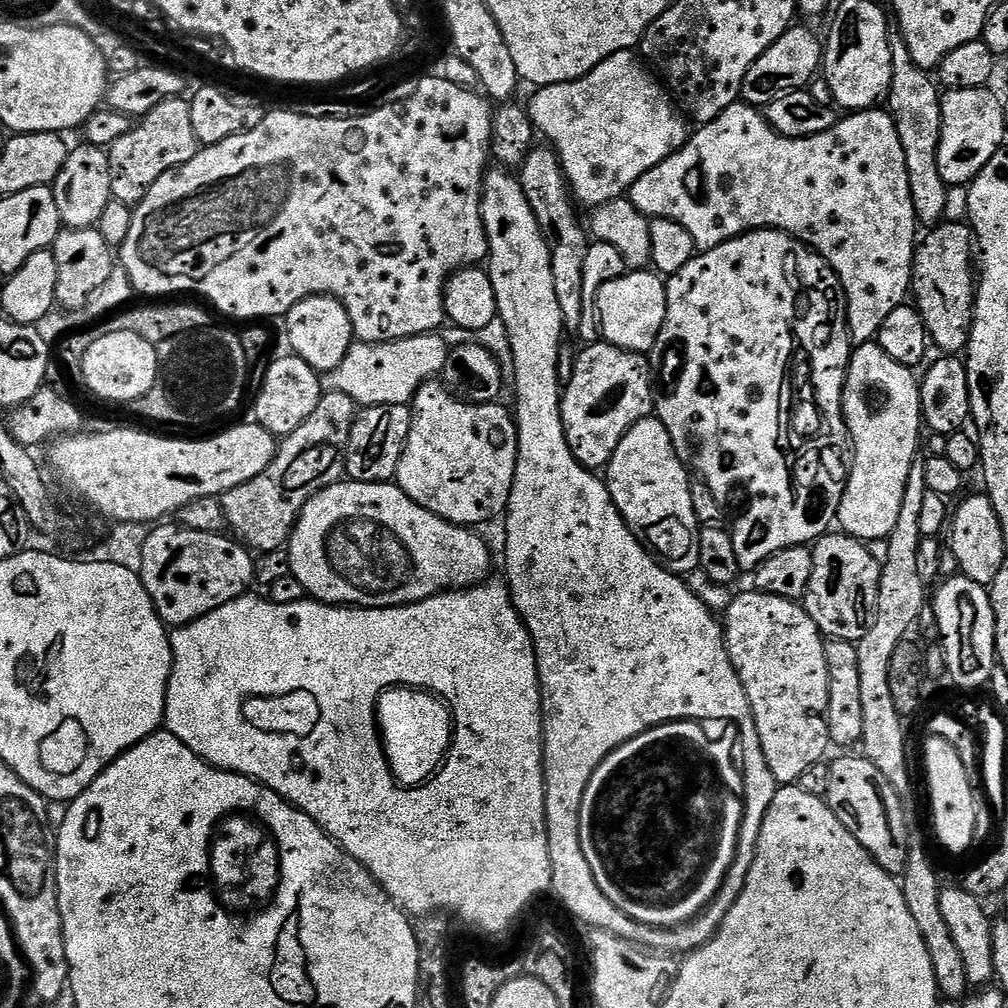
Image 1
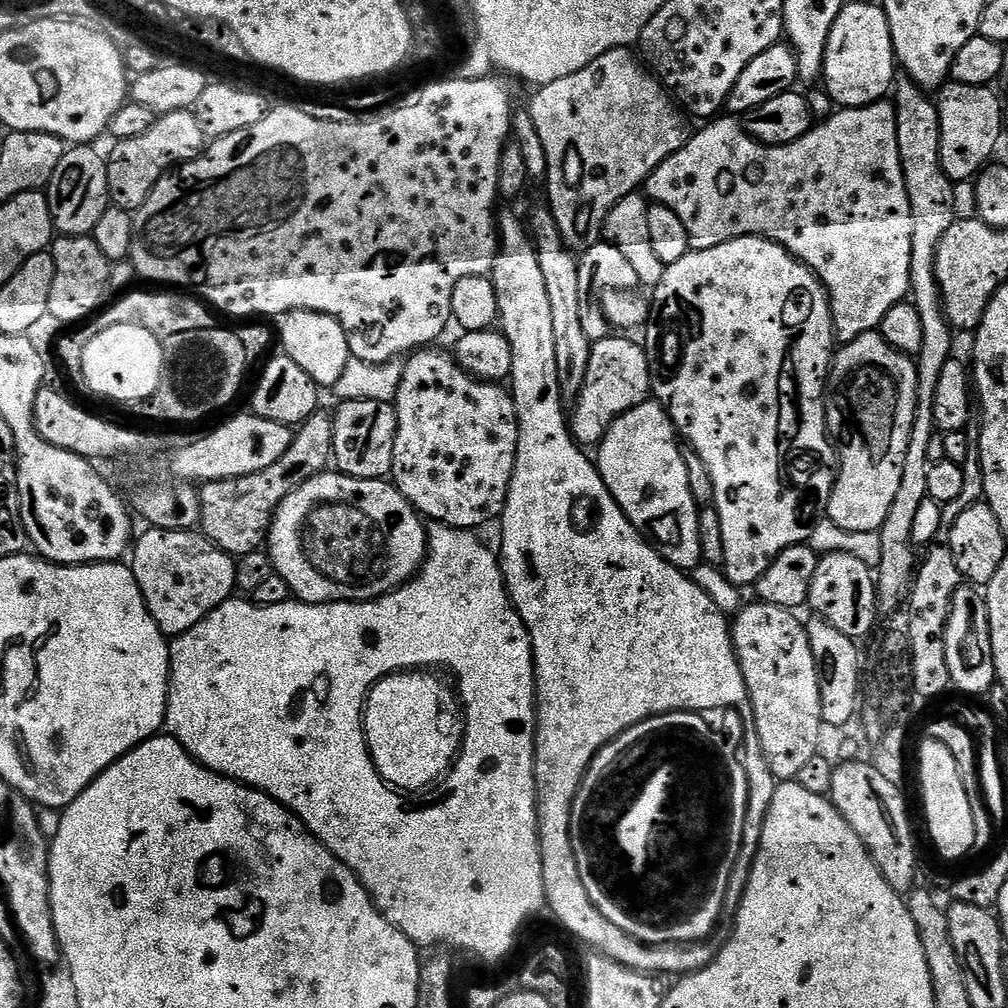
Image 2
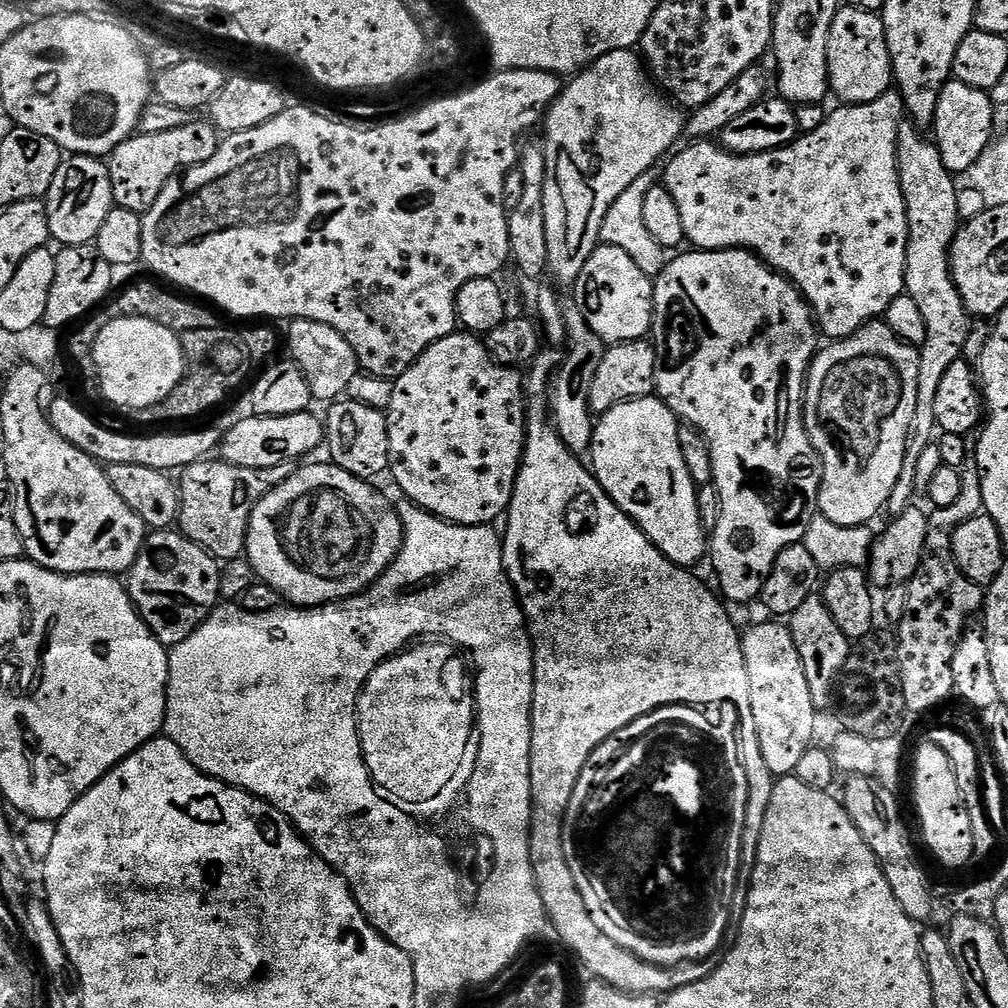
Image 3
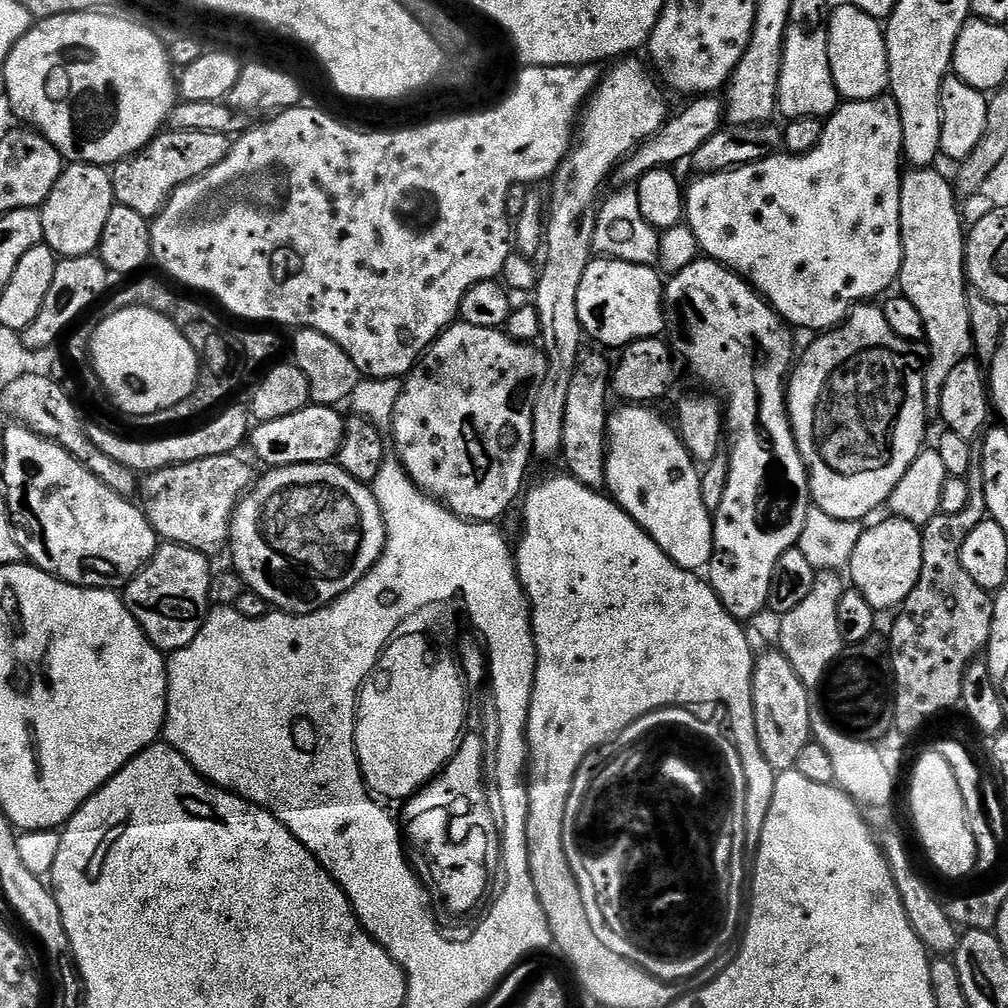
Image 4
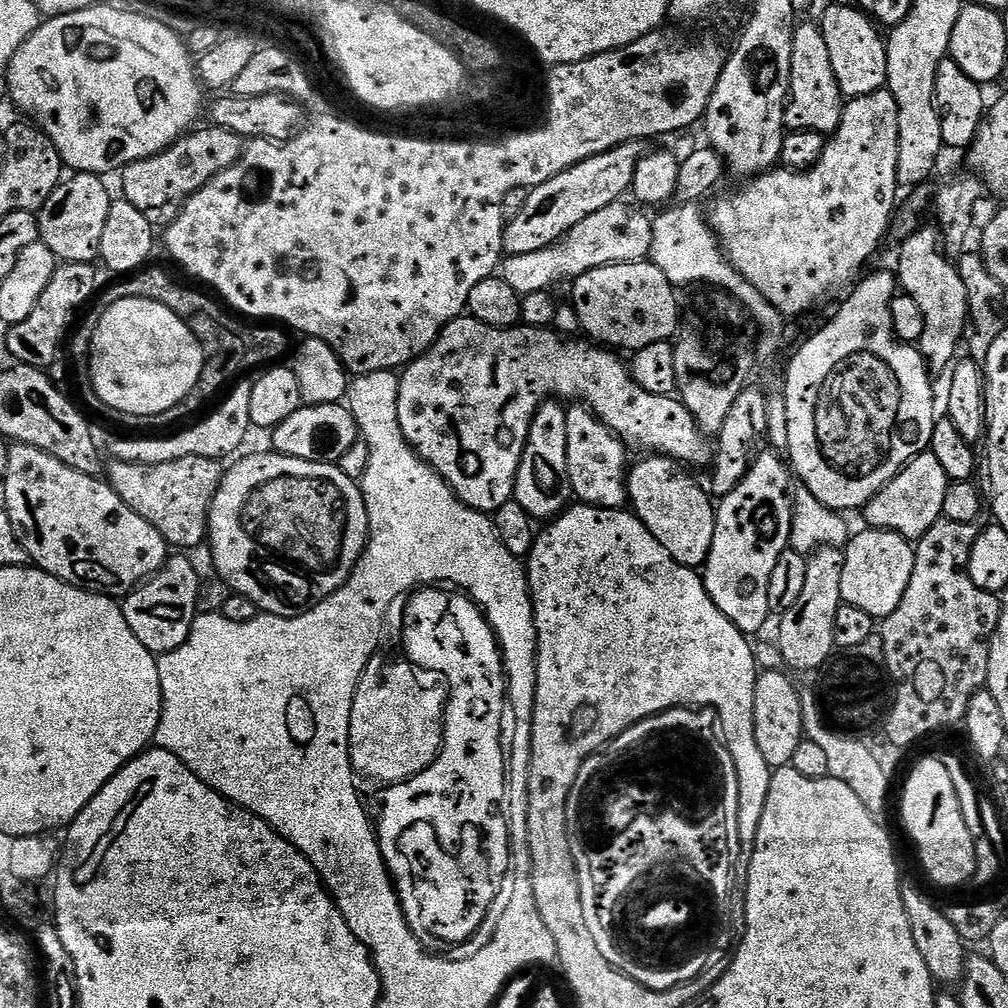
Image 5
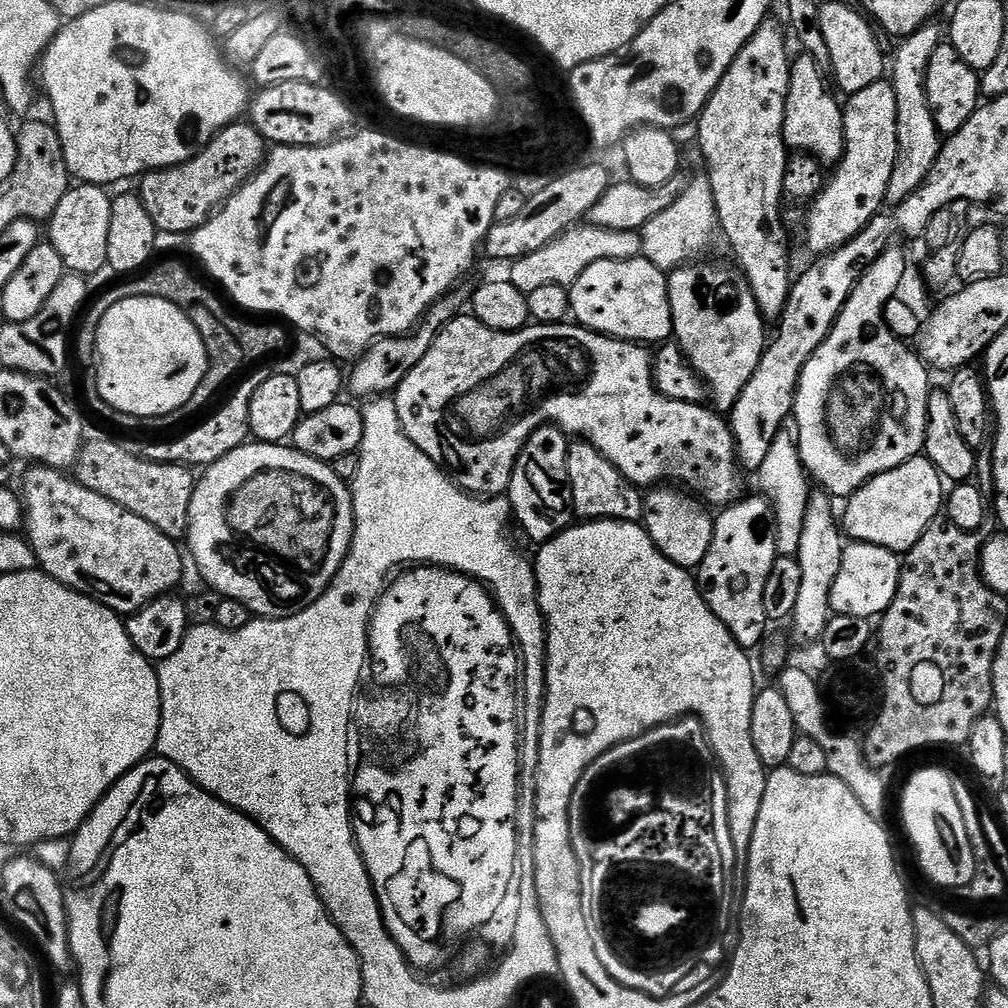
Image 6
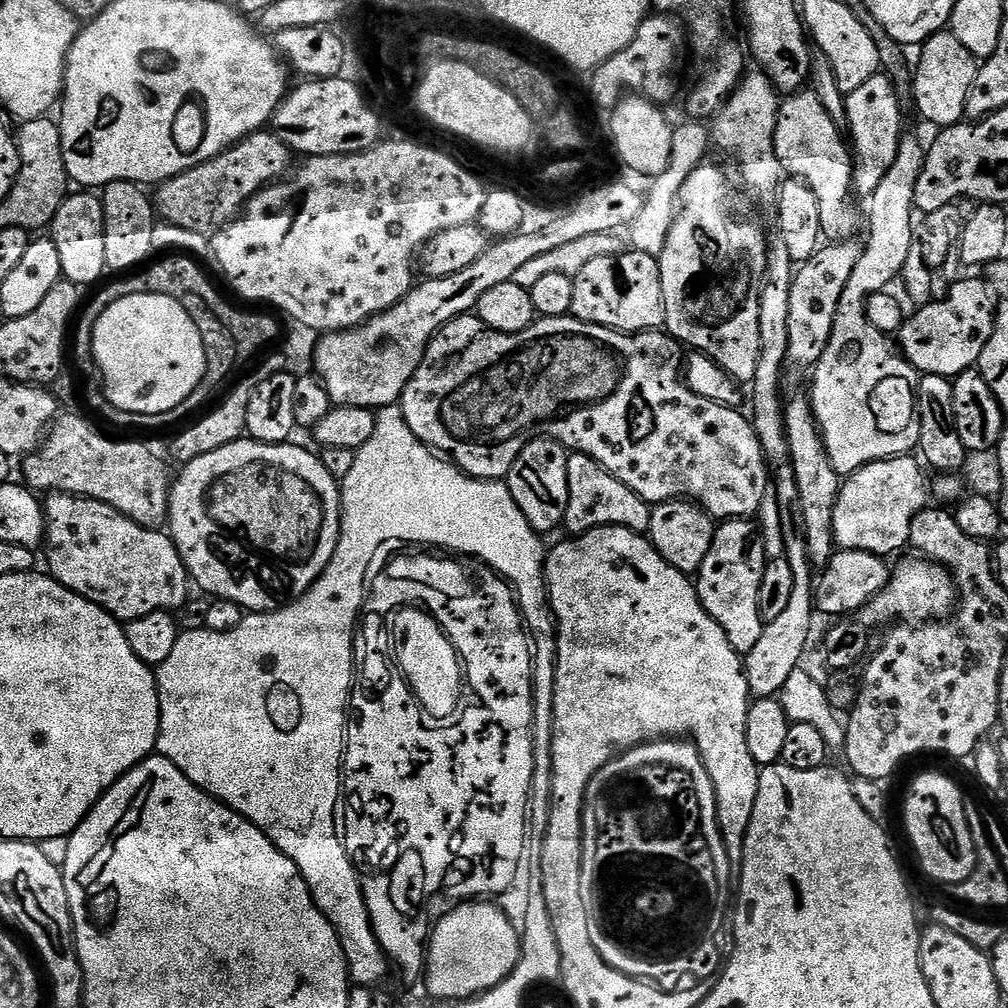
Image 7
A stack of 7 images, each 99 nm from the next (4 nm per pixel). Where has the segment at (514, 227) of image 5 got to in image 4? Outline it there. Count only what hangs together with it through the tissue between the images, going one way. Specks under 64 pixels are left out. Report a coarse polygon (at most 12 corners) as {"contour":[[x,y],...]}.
{"contour":[[719,95],[697,96],[620,161],[635,185],[691,161],[726,124]]}

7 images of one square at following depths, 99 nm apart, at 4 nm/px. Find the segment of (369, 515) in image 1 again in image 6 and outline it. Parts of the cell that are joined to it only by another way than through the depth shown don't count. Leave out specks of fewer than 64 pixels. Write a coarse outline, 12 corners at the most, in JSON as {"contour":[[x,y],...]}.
{"contour":[[246,442],[207,465],[186,548],[211,591],[290,618],[338,574],[352,489]]}

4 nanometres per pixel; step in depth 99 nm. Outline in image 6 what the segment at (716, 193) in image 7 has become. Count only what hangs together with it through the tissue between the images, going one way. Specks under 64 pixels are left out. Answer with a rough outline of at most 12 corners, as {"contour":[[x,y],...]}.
{"contour":[[668,276],[672,331],[728,414],[764,352],[747,276]]}

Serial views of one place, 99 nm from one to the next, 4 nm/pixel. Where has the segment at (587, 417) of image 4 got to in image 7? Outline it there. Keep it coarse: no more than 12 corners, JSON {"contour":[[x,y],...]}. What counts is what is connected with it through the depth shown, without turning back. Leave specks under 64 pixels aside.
{"contour":[[568,458],[563,527],[647,533],[652,508],[594,458]]}

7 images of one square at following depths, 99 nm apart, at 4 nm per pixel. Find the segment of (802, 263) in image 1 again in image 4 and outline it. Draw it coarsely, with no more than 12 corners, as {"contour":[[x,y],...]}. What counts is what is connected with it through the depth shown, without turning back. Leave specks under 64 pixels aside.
{"contour":[[697,258],[664,285],[689,370],[726,405],[706,579],[767,609],[810,511],[788,421],[794,332]]}

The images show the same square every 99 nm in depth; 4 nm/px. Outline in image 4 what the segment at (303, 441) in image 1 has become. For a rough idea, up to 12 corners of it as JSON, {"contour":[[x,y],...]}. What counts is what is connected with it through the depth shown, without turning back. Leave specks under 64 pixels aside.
{"contour":[[240,454],[147,473],[161,541],[215,558],[253,483]]}

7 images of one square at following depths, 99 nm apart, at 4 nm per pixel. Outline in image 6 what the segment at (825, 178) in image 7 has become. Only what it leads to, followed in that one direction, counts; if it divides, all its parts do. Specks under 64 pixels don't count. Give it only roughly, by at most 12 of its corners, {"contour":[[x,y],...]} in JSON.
{"contour":[[807,54],[791,61],[784,142],[844,157],[844,110]]}

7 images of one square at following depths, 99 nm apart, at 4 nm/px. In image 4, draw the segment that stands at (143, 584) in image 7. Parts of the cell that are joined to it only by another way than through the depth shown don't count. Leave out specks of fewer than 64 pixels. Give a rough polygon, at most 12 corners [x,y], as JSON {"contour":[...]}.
{"contour":[[4,432],[18,546],[79,588],[123,589],[156,531],[62,446]]}

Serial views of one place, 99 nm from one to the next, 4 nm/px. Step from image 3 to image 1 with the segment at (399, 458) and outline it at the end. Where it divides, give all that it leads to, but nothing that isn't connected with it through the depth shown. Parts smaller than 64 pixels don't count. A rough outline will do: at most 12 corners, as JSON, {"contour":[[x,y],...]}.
{"contour":[[439,379],[411,402],[395,483],[461,526],[507,509],[518,442],[503,403]]}

